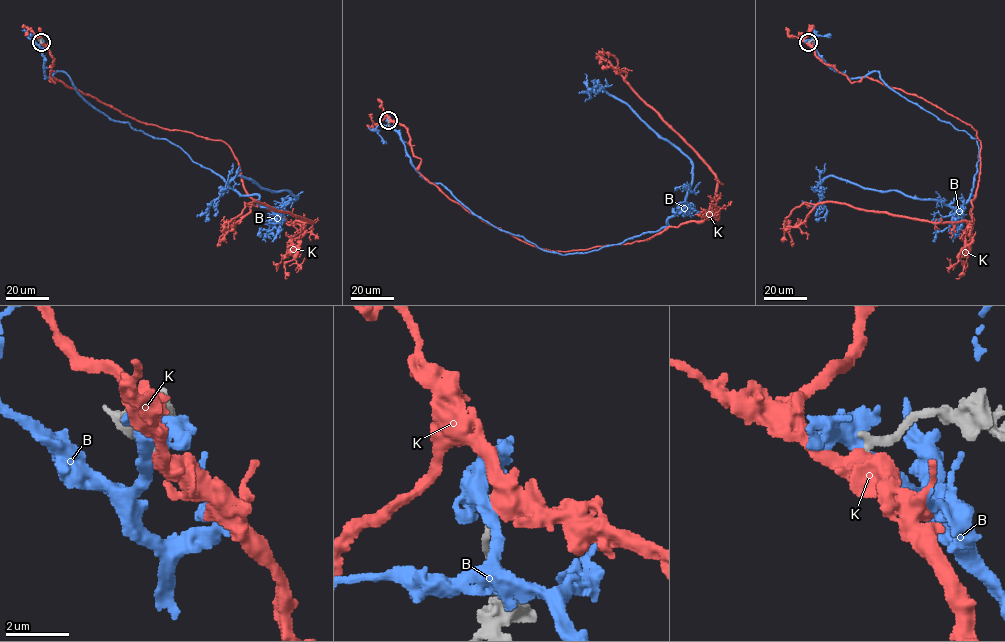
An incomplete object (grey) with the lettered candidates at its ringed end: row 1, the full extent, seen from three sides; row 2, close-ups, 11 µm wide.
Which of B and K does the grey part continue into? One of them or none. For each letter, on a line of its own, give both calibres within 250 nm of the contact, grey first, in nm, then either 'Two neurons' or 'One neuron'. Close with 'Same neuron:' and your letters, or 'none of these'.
B: Thickness 280 nm (grey) against 400 nm. Two neurons
K: Thickness 280 nm (grey) against 360 nm. One neuron
Same neuron: K

